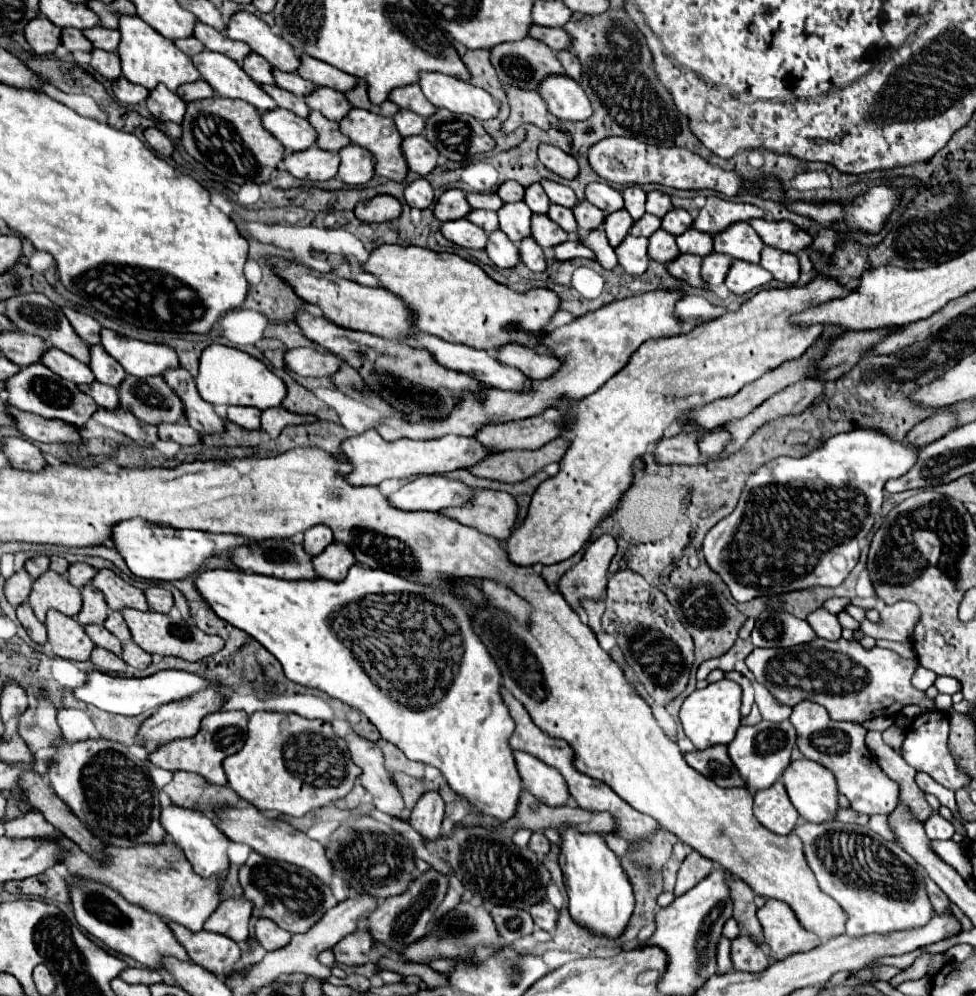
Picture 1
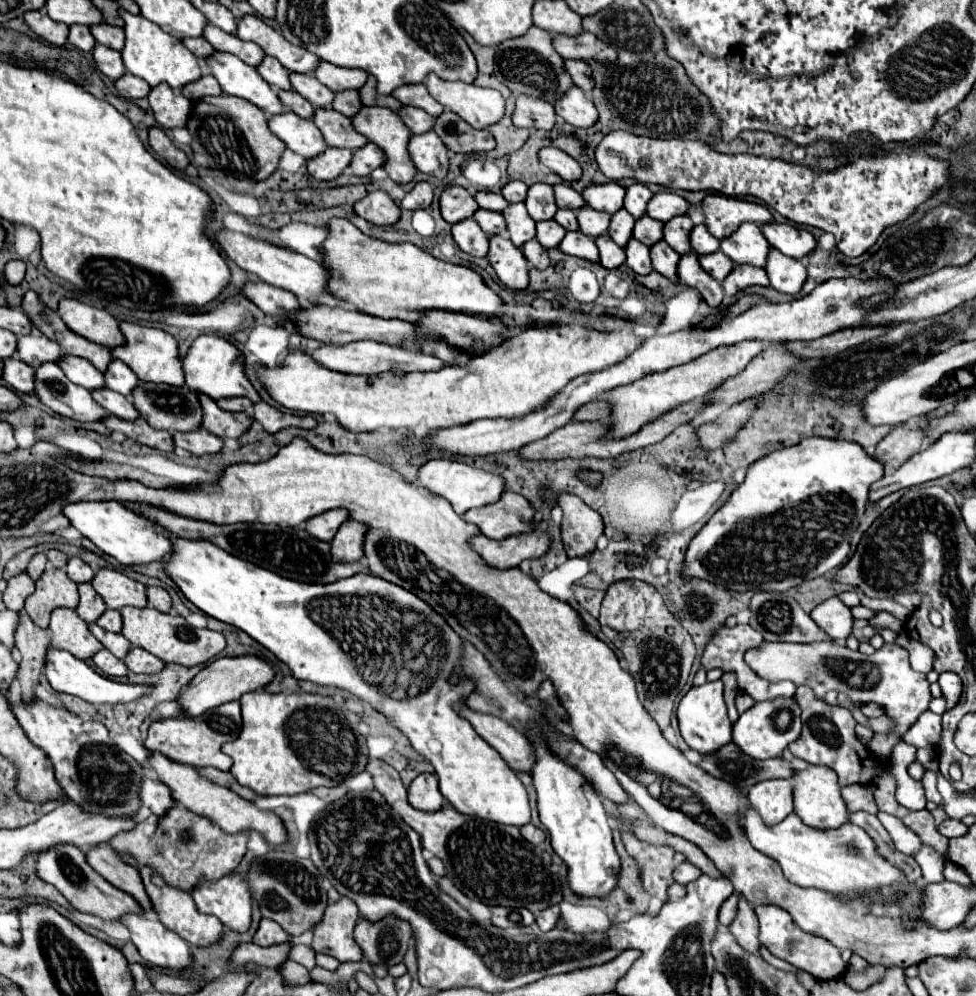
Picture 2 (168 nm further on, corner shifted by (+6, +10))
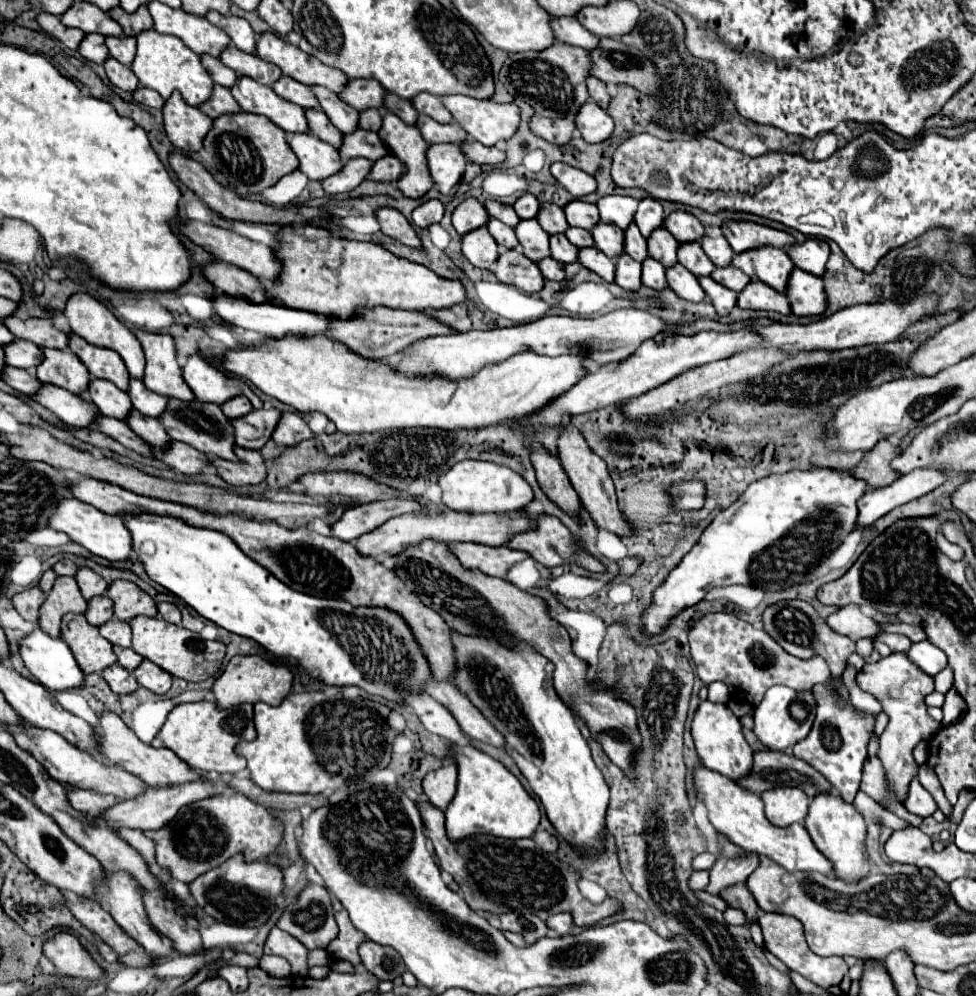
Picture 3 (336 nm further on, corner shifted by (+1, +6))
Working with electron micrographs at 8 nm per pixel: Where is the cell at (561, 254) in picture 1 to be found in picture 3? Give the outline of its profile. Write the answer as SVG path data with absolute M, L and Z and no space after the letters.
M590 247L590 249L580 249L578 261L588 267L590 271L594 271L596 275L600 275L604 281L614 283L616 277L616 263L610 261L610 257L606 257L600 249Z

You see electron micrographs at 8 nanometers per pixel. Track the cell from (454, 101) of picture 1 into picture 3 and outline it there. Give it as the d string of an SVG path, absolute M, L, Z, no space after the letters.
M446 95L442 103L464 131L486 147L510 139L520 123L520 109L512 103L500 105L496 101L478 101L462 95Z

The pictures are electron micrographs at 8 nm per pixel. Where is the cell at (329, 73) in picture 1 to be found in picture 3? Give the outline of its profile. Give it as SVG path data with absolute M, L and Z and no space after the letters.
M354 79L340 95L342 101L352 105L358 111L366 109L384 109L384 95L386 91L374 79Z

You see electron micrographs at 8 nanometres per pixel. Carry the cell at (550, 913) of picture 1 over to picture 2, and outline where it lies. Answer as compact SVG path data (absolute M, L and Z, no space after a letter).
M551 905L551 907L543 909L543 911L535 917L535 923L539 925L541 931L551 931L551 929L555 927L557 919L559 919L559 907L557 907L557 905Z

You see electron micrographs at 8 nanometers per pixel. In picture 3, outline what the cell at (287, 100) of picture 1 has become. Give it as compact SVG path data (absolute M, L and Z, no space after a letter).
M306 111L306 117L310 121L310 133L322 139L324 143L332 145L334 149L342 147L342 133L330 123L328 115L324 111Z

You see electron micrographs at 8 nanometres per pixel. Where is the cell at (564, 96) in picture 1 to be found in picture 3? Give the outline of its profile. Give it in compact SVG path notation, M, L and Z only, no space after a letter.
M586 103L576 115L576 127L582 133L582 139L588 143L602 143L606 141L614 131L612 117L598 107L596 103Z

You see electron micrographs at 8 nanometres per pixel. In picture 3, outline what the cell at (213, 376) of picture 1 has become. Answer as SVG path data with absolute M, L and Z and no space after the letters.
M192 355L182 369L182 375L188 387L194 391L196 399L200 401L222 405L226 399L246 395L254 409L262 409L260 397L240 377L230 375L220 367L214 367L214 363L204 359L202 355Z

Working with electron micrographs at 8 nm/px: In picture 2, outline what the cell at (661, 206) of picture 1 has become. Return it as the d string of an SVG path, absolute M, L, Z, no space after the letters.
M663 191L663 193L655 193L649 199L647 215L665 223L675 215L687 213L687 207L689 207L689 203L683 197L679 197L677 193L671 193L671 191Z

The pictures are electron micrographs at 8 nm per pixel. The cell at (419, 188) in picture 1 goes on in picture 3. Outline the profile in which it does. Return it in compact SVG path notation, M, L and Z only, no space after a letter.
M430 199L428 203L414 209L414 213L412 213L414 225L420 227L420 229L426 229L426 227L430 227L434 223L440 223L442 215L444 215L444 205L438 199Z

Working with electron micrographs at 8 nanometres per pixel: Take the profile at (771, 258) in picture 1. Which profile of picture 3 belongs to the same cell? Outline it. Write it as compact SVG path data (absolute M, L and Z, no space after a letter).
M794 269L790 293L786 293L786 297L796 317L818 317L828 307L824 281L820 277L810 277L810 273L802 273L800 269Z

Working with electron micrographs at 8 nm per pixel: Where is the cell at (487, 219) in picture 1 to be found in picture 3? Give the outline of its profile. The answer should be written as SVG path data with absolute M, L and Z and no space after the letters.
M490 219L488 221L488 231L492 233L492 237L496 239L496 243L504 249L516 249L518 247L518 237L514 233L514 229L510 229L508 225L502 225L498 219Z

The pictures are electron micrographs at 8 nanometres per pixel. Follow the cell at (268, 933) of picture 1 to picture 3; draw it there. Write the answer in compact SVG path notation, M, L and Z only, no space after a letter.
M274 927L266 939L264 945L266 955L278 955L290 961L292 965L292 975L308 975L308 963L306 963L306 947L300 945L298 939L290 937L290 933Z

